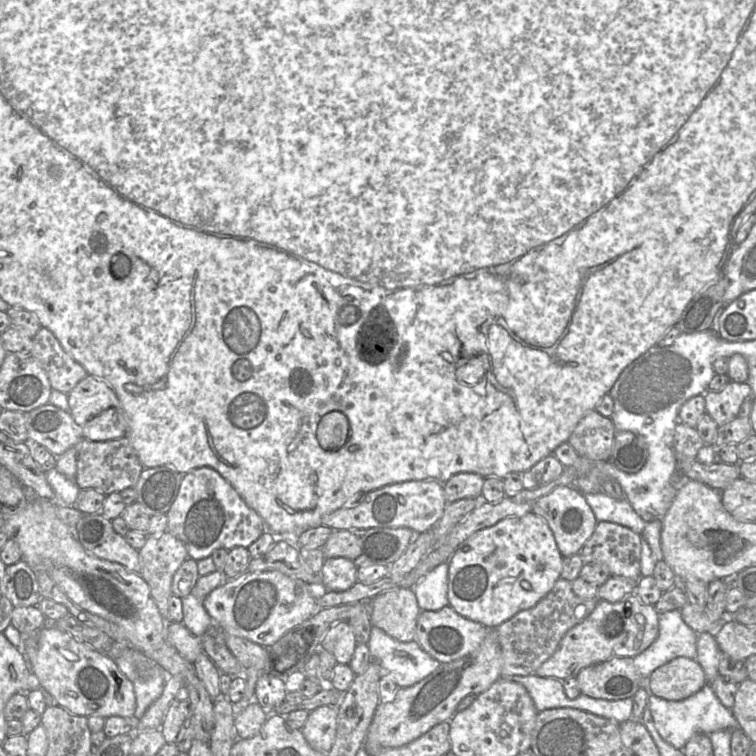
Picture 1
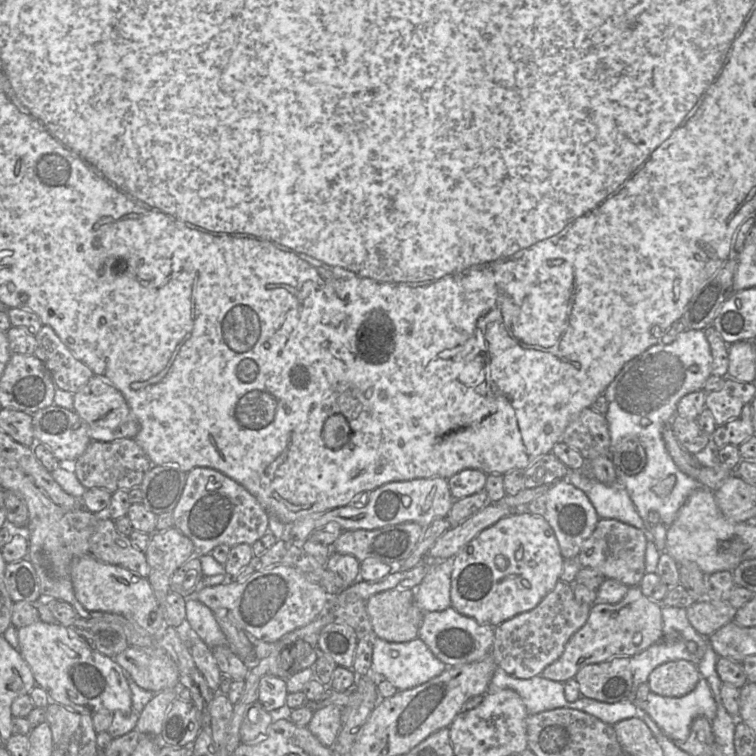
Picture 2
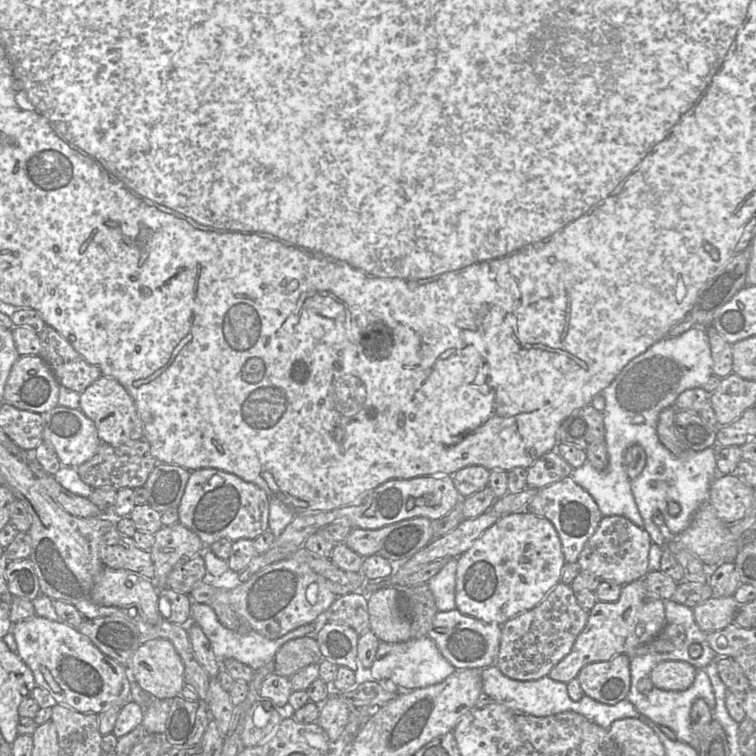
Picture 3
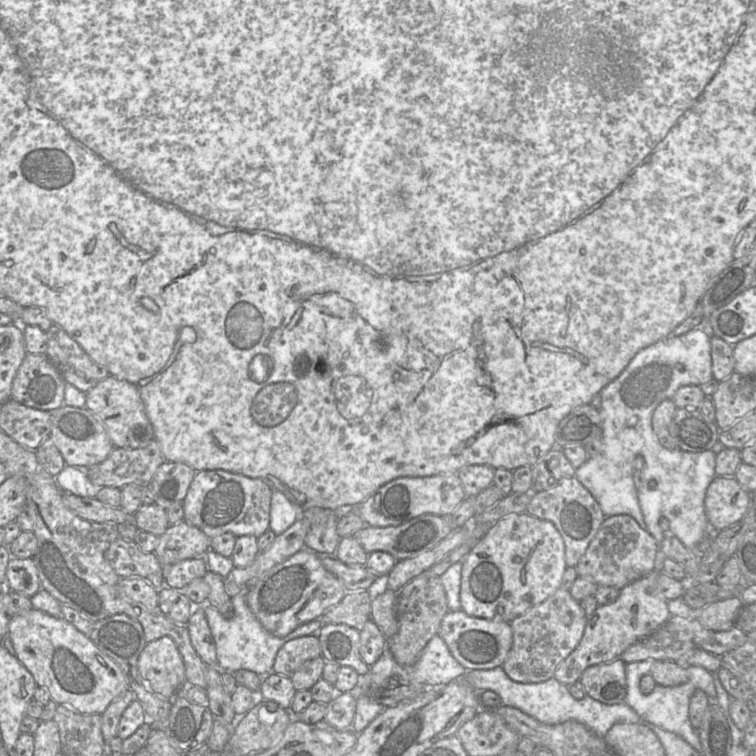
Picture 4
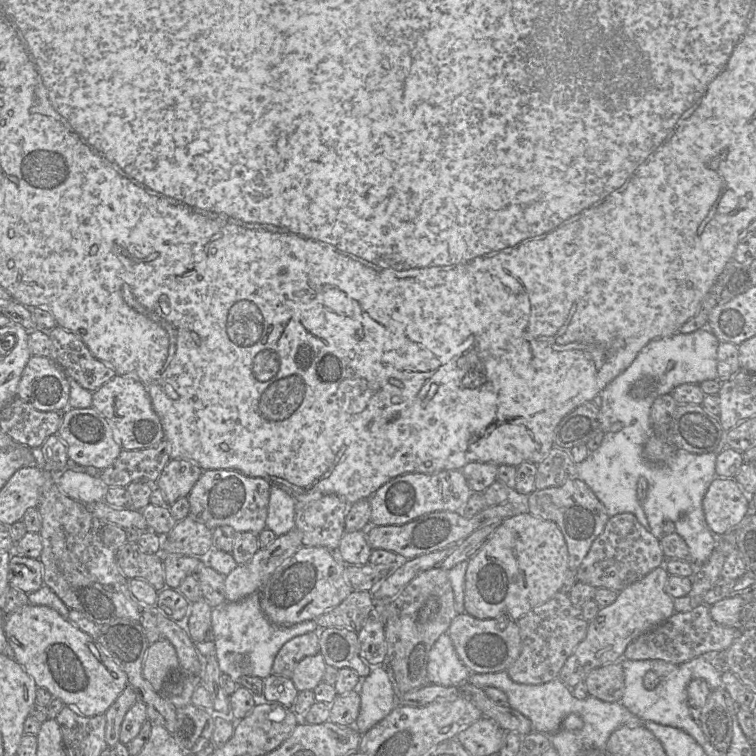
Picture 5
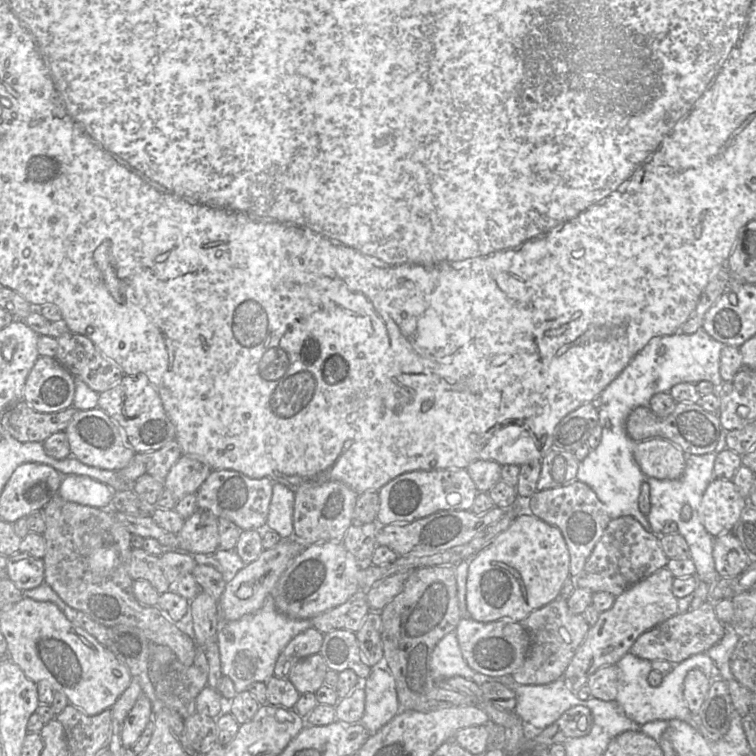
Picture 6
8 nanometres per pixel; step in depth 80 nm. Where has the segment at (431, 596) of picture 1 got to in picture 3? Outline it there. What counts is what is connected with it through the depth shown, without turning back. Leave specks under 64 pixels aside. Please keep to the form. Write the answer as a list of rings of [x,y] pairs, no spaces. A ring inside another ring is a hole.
[[[451,558],[446,565],[427,582],[438,611],[450,611],[456,609],[455,585],[456,585],[457,559]]]

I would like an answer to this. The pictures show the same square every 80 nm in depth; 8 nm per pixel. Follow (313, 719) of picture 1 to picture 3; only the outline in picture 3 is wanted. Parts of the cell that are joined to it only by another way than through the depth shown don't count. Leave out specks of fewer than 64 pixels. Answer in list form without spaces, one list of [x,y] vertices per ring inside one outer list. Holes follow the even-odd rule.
[[[336,695],[329,698],[320,705],[320,714],[315,721],[335,741],[339,739],[349,722],[352,708]]]

